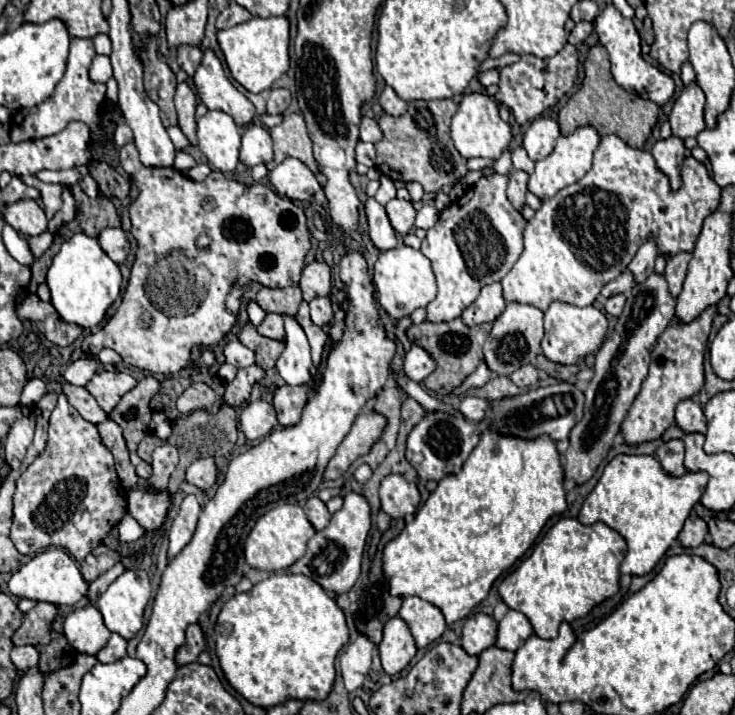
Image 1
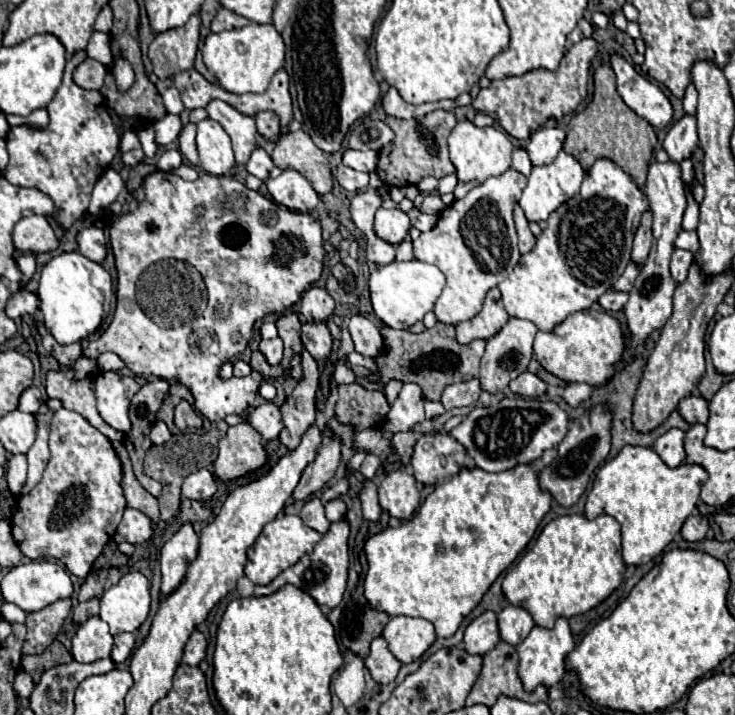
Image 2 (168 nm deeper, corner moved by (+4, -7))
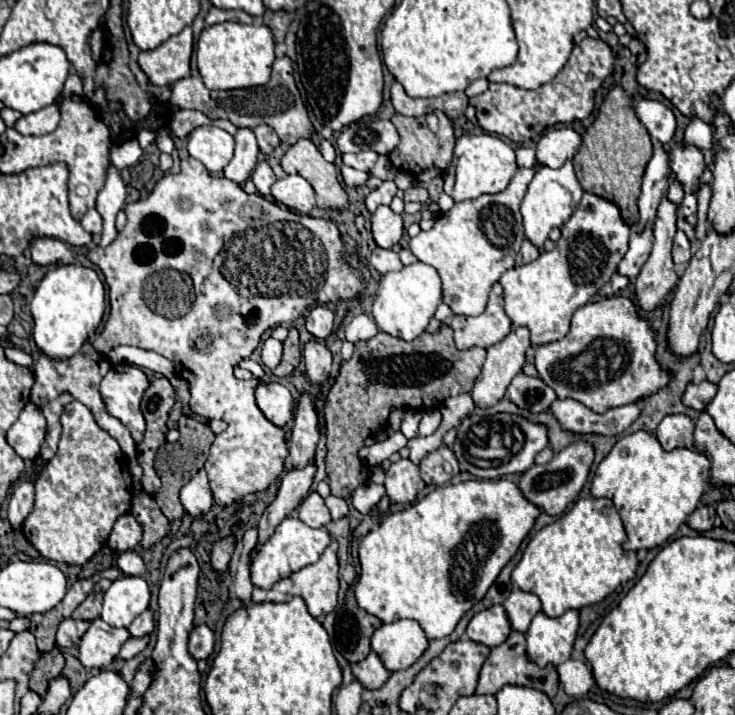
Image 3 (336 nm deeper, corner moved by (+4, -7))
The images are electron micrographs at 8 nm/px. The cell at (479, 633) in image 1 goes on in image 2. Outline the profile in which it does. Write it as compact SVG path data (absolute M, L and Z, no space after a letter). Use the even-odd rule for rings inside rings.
M483 612L479 618L475 618L467 628L465 628L465 650L469 654L487 654L493 650L499 642L499 630L497 630L497 616L495 612Z

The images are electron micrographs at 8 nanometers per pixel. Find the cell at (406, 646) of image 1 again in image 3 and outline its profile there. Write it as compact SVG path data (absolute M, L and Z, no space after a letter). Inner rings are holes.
M371 652L365 660L353 664L351 668L353 668L355 680L357 680L363 688L367 688L367 690L377 690L377 688L381 688L381 686L385 684L387 676L391 674L391 672L381 664L381 660L379 660L379 656L377 656L375 652Z

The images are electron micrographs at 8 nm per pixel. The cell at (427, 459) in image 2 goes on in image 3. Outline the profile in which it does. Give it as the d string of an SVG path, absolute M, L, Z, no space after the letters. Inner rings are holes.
M441 446L435 452L427 454L421 460L419 468L421 468L423 482L429 484L429 486L441 486L441 484L449 482L453 476L459 474L457 458L455 458L455 454L447 446ZM445 464L449 464L451 470L445 470Z

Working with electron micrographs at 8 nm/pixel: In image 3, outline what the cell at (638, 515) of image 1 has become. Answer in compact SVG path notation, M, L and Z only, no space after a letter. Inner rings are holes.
M639 430L619 438L611 452L601 460L593 476L591 496L613 500L627 532L627 542L623 544L625 550L651 550L673 536L695 510L705 492L709 468L711 462L705 454L689 448L667 452L661 448L655 434ZM621 448L629 448L629 454L621 456Z

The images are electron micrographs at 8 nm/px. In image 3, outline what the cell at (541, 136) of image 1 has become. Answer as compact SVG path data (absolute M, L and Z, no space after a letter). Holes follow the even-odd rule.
M549 128L537 142L537 162L559 168L571 160L581 146L581 134L573 128Z

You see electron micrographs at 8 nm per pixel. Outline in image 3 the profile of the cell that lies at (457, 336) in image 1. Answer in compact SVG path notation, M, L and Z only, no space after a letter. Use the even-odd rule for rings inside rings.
M441 326L435 334L425 332L413 342L393 338L385 332L379 332L371 340L357 342L353 356L343 362L325 402L325 468L331 494L347 500L357 486L369 480L371 470L359 458L359 450L365 446L365 440L371 436L371 432L377 434L387 426L393 408L423 412L441 406L451 396L471 392L483 362L483 348L455 348L453 330L449 326Z

